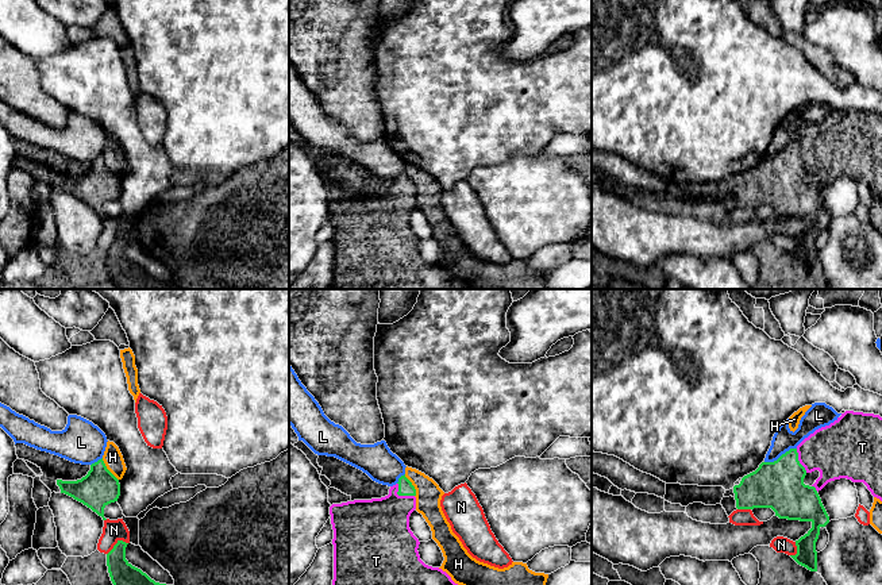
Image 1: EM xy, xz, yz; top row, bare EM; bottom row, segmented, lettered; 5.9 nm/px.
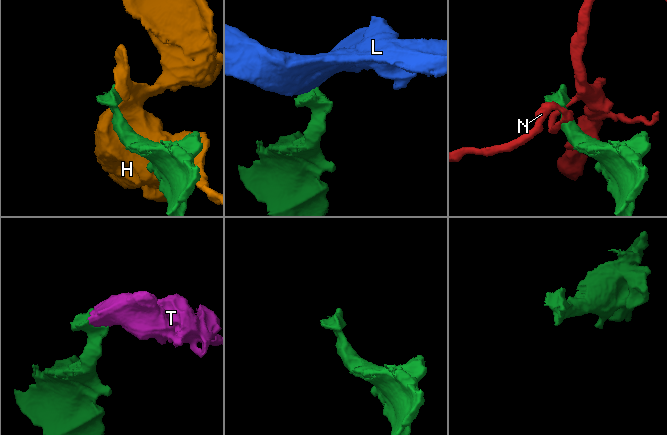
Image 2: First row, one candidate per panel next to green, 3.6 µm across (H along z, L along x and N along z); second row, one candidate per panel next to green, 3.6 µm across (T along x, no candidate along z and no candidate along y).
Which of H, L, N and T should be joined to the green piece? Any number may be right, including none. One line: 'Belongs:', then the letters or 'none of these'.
Belongs: T

